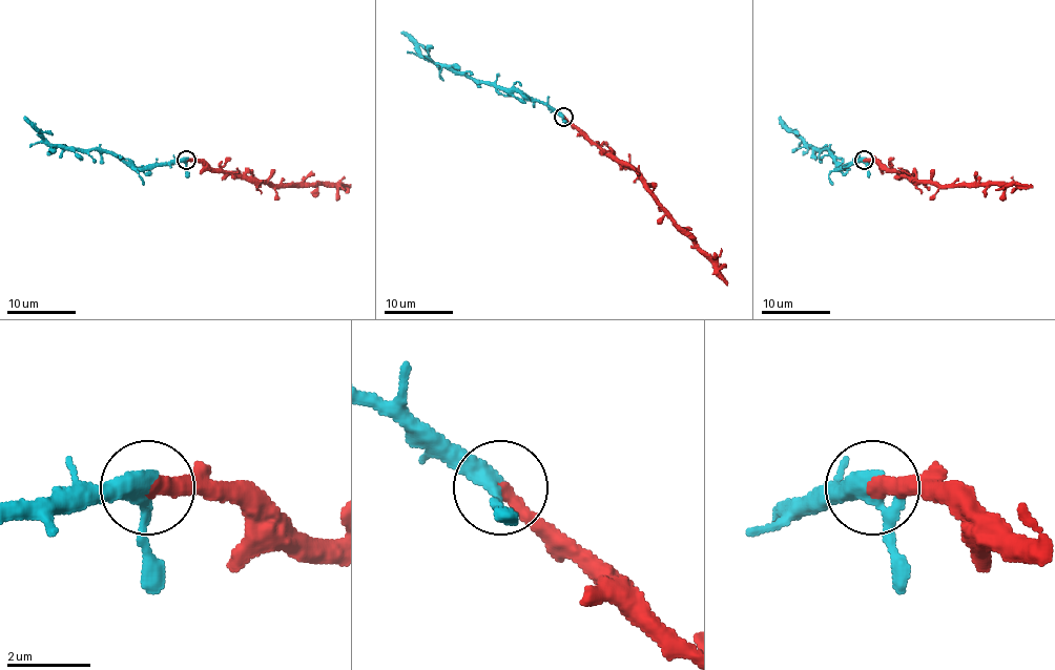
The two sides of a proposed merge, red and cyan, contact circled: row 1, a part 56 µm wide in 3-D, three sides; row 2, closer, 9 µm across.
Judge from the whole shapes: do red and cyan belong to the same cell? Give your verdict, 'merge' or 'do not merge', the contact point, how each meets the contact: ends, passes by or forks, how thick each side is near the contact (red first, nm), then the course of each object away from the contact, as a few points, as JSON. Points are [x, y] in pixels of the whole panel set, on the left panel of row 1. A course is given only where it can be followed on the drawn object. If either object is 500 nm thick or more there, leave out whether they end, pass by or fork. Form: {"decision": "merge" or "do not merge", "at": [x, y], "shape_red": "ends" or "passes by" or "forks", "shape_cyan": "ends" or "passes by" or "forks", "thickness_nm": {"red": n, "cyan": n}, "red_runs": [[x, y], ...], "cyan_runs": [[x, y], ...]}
{"decision": "merge", "at": [186, 160], "shape_red": "ends", "shape_cyan": "forks", "thickness_nm": {"red": 360, "cyan": 320}, "red_runs": [[187, 160], [202, 160], [212, 168], [278, 185], [337, 184], [349, 187]], "cyan_runs": [[187, 160], [131, 166], [109, 152], [62, 149], [52, 146], [24, 117]]}

